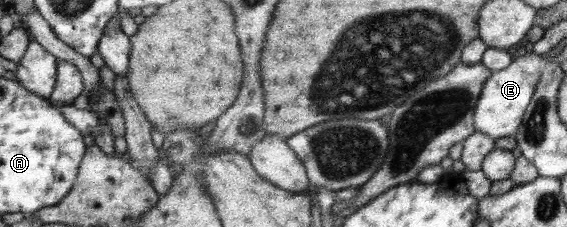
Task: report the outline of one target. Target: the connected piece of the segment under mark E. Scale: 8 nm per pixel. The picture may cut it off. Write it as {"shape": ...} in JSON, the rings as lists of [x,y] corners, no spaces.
{"shape":[[[528,51],[523,56],[515,55],[513,61],[505,69],[492,71],[490,79],[485,83],[480,99],[476,103],[476,131],[488,134],[493,139],[514,136],[524,121],[524,113],[532,103],[542,75],[544,75],[544,56]]]}

